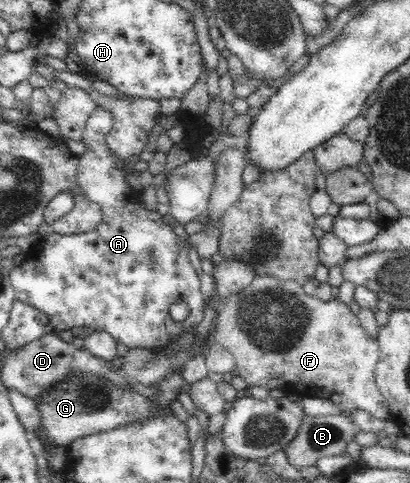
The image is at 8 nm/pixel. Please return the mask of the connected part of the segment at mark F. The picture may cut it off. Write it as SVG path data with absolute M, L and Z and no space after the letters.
M261 275L261 277L254 277L252 282L241 293L231 295L231 297L227 297L223 301L224 309L218 313L214 340L220 345L223 345L235 357L236 369L239 371L239 376L245 380L247 387L259 386L266 388L268 391L278 388L291 394L296 393L305 398L323 398L325 400L331 400L331 402L337 404L339 408L346 412L351 412L354 409L363 409L363 411L371 413L377 419L390 420L389 406L387 406L385 398L381 396L381 391L376 385L376 366L380 359L378 341L375 337L369 337L363 332L358 317L355 317L349 310L349 307L343 304L343 302L340 302L339 299L322 301L317 299L315 295L309 296L305 294L303 287L292 281L277 281L274 277Z

